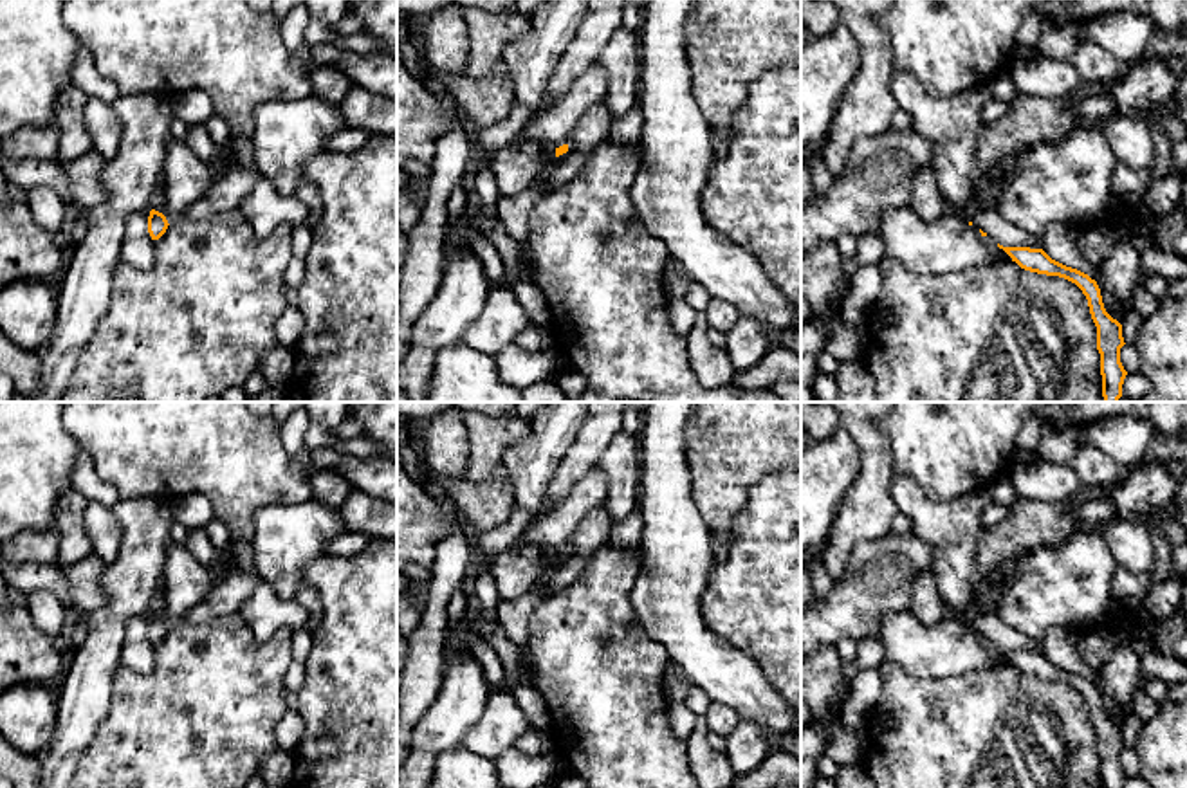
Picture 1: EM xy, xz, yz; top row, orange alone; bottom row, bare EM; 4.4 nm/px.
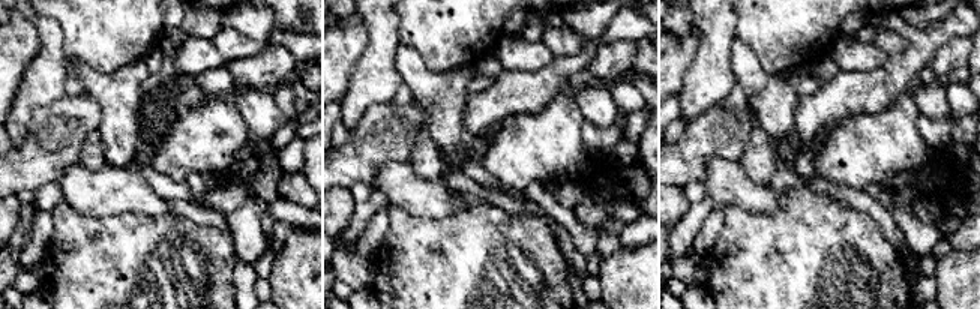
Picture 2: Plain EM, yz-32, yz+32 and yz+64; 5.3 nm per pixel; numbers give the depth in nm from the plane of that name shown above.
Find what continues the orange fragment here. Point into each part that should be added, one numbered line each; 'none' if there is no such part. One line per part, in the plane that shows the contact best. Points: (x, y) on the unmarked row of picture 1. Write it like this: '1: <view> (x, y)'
none

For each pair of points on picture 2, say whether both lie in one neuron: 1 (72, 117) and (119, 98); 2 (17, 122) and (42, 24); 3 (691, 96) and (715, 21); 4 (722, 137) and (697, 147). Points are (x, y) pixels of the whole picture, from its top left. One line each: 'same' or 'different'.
1: different
2: same
3: same
4: same

